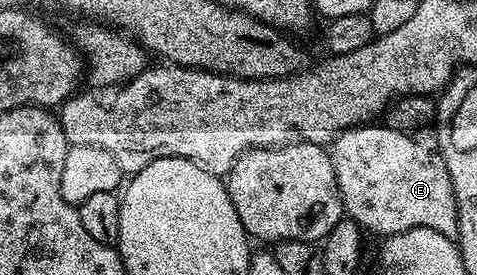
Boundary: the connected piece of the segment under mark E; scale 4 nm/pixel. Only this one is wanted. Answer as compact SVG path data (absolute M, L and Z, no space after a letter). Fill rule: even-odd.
M384 124L352 126L335 137L328 146L332 168L341 193L343 211L365 231L386 237L412 228L431 228L442 235L455 237L458 233L455 193L451 176L442 154L414 140L407 131L388 128Z

